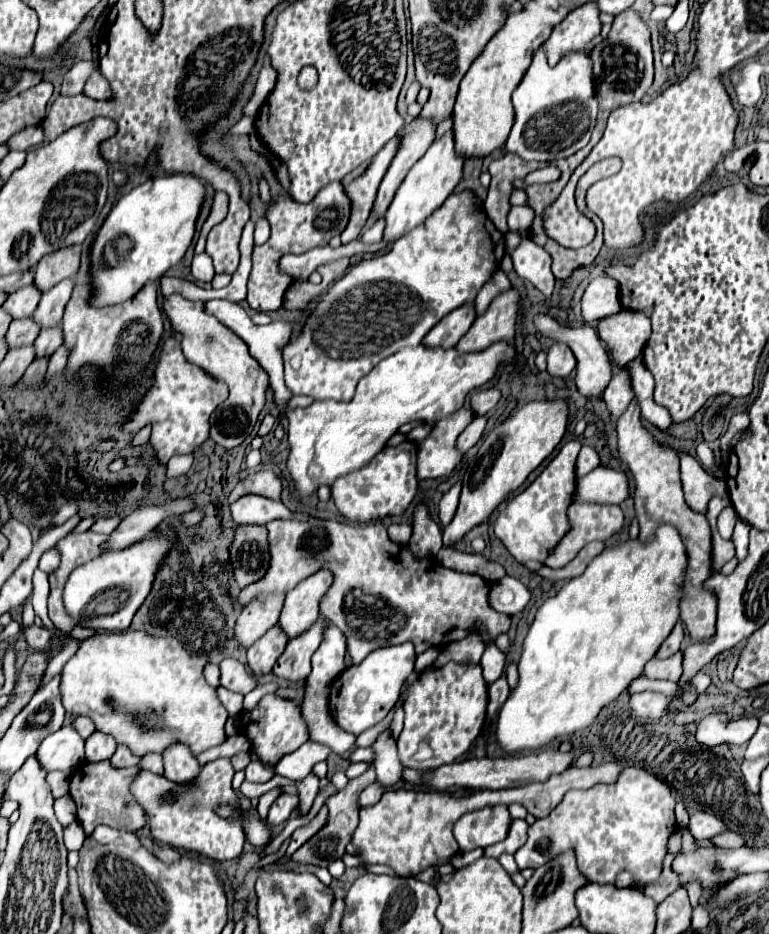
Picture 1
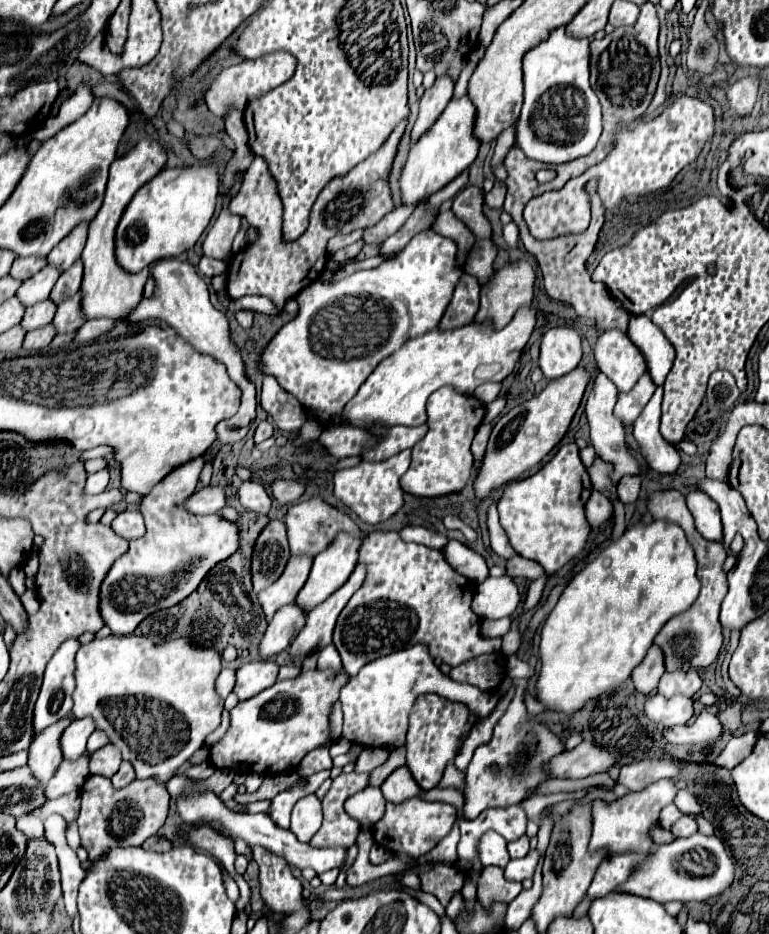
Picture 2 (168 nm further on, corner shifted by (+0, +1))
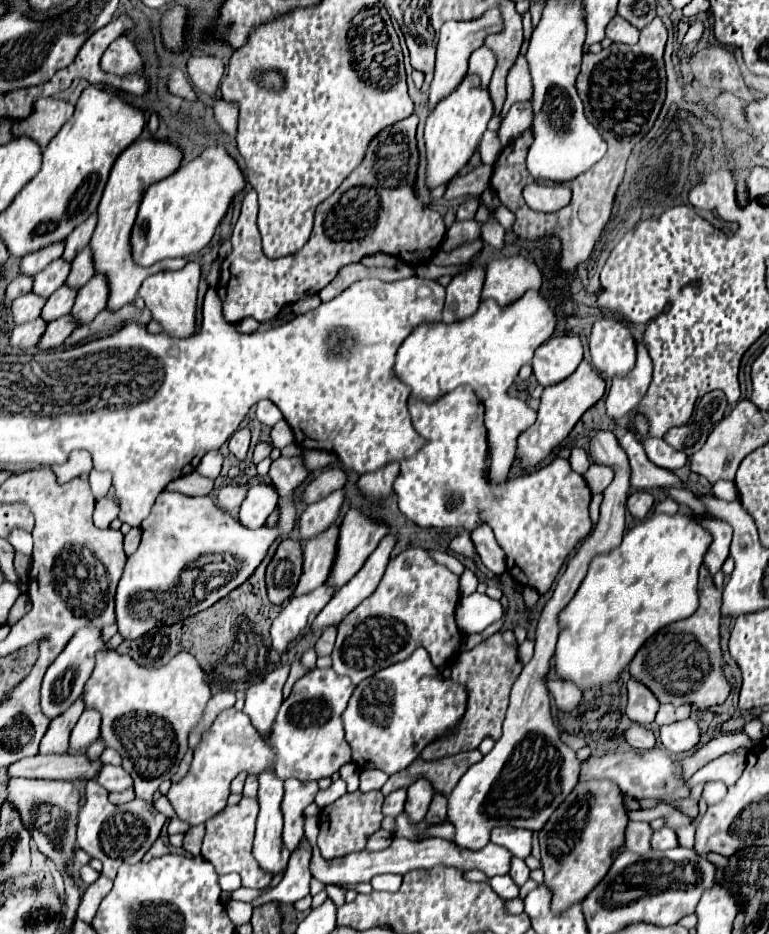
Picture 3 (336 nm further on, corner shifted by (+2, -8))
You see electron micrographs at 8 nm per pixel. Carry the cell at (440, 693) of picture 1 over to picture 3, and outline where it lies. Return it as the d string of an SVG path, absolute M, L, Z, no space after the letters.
M419 780L417 784L413 784L413 788L407 788L405 814L409 816L411 824L417 824L425 818L431 798L433 798L433 788L429 788L429 784L425 784L425 780Z

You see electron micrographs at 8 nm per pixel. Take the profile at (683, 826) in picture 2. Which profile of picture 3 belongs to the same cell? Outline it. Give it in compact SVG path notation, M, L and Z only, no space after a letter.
M663 826L659 830L653 832L651 836L651 848L653 850L669 850L669 848L677 848L677 836L669 826Z

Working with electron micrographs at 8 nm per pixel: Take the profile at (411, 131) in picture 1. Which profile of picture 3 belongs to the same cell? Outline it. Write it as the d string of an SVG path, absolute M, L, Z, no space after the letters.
M489 8L483 16L475 18L475 20L467 20L467 22L447 22L441 32L439 32L439 44L437 44L437 62L435 62L435 78L431 82L431 90L429 90L429 108L433 108L433 104L437 104L437 100L441 100L441 96L447 96L449 92L453 92L453 88L457 88L457 80L461 80L461 76L465 76L467 72L467 64L469 64L469 56L481 48L485 44L485 38L489 34L497 34L503 30L503 16L501 10Z

